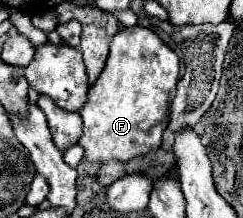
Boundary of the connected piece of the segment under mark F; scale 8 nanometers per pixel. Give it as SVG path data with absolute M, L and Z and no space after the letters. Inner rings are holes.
M134 26L120 30L110 42L110 56L106 68L98 80L88 90L88 102L82 106L80 114L84 120L84 134L78 144L84 148L84 160L88 162L108 162L108 160L132 160L144 156L152 148L160 148L162 134L170 120L170 102L176 94L176 82L180 72L180 58L170 50L152 30Z

